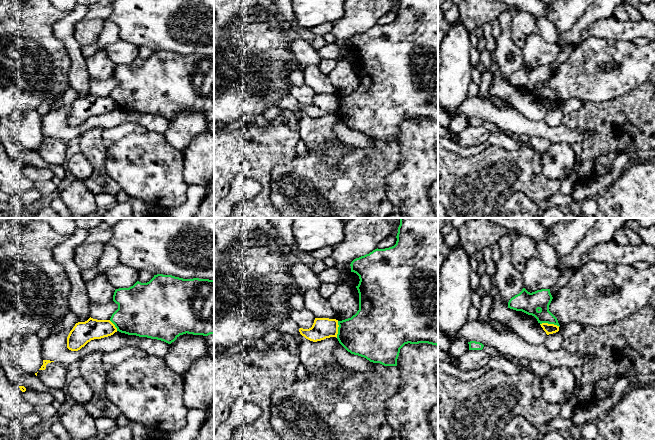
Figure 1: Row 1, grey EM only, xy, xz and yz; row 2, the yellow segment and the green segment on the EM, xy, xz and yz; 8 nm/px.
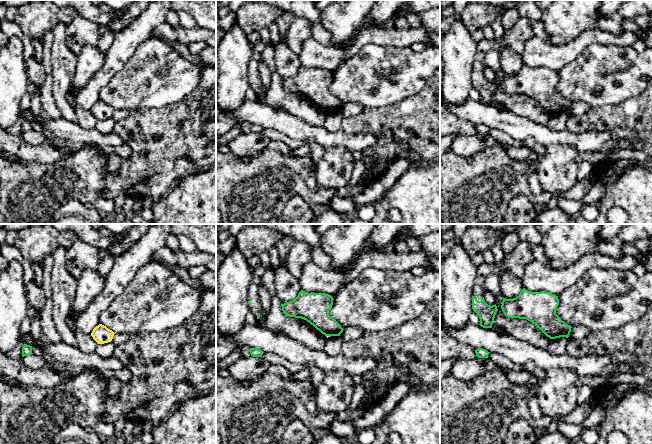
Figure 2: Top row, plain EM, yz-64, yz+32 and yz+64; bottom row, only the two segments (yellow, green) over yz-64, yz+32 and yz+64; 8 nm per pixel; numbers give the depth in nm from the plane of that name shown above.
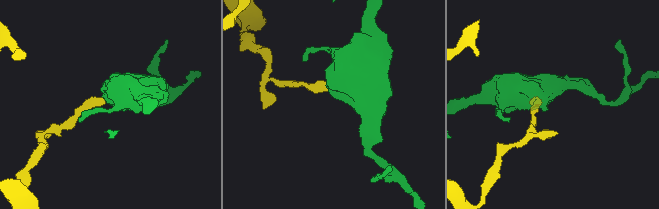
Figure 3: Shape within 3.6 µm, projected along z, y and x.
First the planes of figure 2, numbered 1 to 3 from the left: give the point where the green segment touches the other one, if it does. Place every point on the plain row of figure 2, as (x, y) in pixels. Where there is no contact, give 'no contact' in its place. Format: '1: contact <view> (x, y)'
1: no contact
2: contact yz+32 (328, 112)
3: no contact

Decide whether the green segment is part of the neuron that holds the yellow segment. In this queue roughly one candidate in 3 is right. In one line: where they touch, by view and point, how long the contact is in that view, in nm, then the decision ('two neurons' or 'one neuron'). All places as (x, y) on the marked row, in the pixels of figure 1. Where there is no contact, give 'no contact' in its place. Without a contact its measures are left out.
meets yellow in yz at (550, 324); contact 160 nm long; two neurons

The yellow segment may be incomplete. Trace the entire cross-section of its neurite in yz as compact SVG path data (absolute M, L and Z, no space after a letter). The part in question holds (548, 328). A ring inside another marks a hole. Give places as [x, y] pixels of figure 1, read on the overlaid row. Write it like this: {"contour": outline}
{"contour": "M542 323L540 325L547 335L553 334L559 331L559 326L554 325L554 324Z"}

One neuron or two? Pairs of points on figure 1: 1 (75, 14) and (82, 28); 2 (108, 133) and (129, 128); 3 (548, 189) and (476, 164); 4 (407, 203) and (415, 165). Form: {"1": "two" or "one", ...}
{"1": "two", "2": "one", "3": "one", "4": "one"}

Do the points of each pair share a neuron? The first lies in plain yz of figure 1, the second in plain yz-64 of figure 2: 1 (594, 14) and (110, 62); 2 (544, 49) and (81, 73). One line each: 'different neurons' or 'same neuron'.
1: same neuron
2: same neuron

